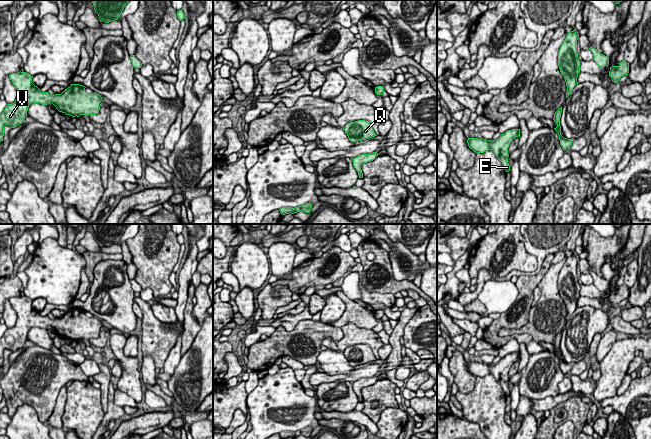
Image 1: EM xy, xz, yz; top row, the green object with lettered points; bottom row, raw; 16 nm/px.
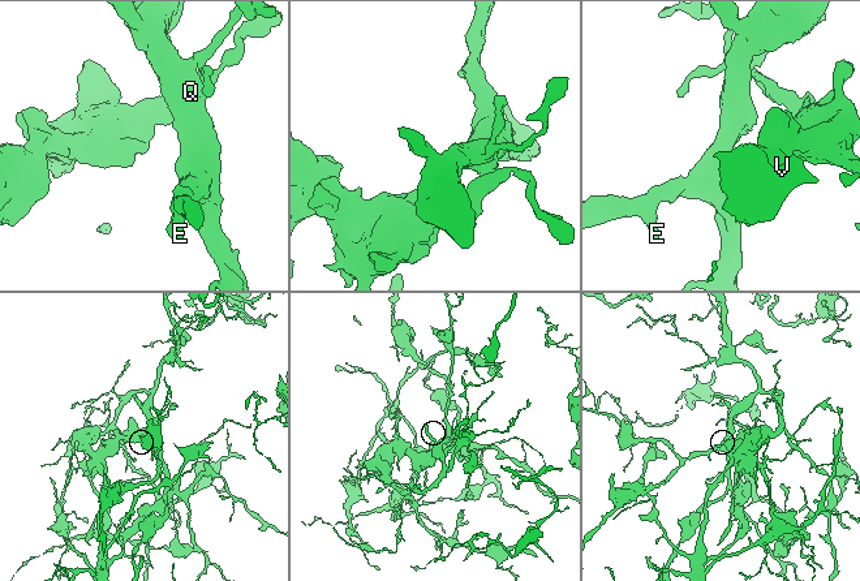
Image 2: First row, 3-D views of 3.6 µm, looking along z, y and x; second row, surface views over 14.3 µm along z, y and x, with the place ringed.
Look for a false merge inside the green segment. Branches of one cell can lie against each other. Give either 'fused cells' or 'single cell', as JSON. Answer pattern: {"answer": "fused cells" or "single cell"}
{"answer": "fused cells"}

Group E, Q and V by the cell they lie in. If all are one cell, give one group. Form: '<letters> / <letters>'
E Q / V

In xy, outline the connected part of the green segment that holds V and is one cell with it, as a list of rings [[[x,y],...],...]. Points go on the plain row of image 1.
[[[26,296],[12,297],[10,304],[17,313],[17,321],[14,327],[7,328],[0,338],[0,366],[3,365],[4,350],[15,352],[24,346],[27,341],[29,329],[40,327],[46,329],[51,326],[59,336],[72,341],[80,339],[96,339],[104,326],[102,321],[96,317],[87,317],[85,310],[71,308],[61,318],[50,319],[48,316],[41,316],[32,307],[30,298]]]

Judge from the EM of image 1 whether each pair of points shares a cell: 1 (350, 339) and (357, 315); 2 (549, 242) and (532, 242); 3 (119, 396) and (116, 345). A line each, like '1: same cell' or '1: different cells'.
1: different cells
2: same cell
3: different cells

